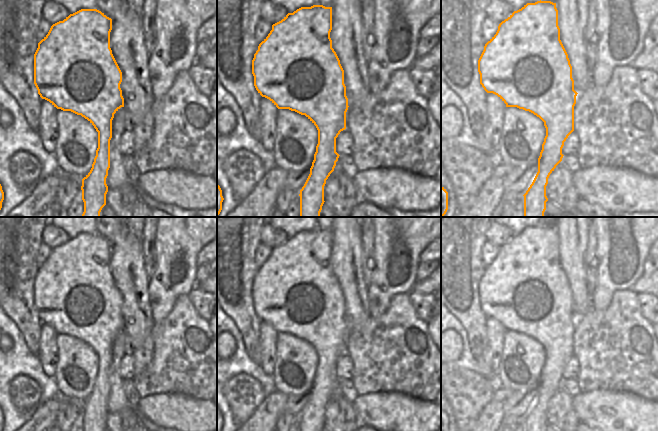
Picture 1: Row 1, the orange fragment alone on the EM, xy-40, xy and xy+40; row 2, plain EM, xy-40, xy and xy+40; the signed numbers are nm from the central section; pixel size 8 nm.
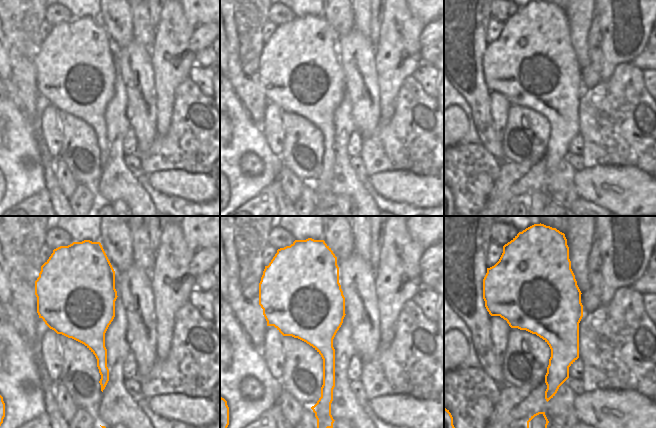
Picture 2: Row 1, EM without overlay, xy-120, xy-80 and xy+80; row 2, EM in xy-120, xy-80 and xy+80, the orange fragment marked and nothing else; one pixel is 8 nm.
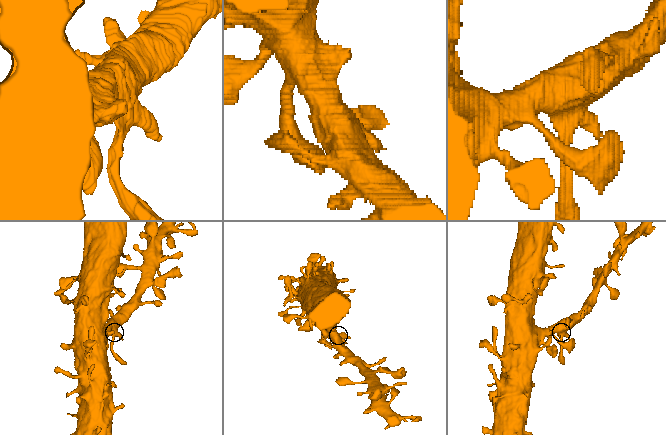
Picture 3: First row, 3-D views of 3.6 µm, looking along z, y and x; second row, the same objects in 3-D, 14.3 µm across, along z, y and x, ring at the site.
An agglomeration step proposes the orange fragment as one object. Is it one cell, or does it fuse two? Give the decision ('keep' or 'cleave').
keep

